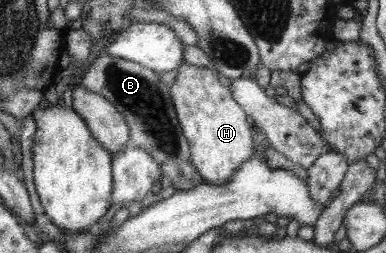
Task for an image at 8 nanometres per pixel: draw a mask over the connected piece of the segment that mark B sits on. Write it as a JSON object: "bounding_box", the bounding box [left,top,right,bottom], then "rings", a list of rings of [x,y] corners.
{"bounding_box":[80,53,203,191],"rings":[[[99,53],[82,73],[80,85],[105,96],[125,116],[132,143],[153,156],[161,168],[161,176],[170,179],[174,191],[190,191],[201,185],[203,180],[192,165],[189,142],[181,134],[181,126],[177,122],[169,85],[160,82],[157,72],[130,60]]]}

